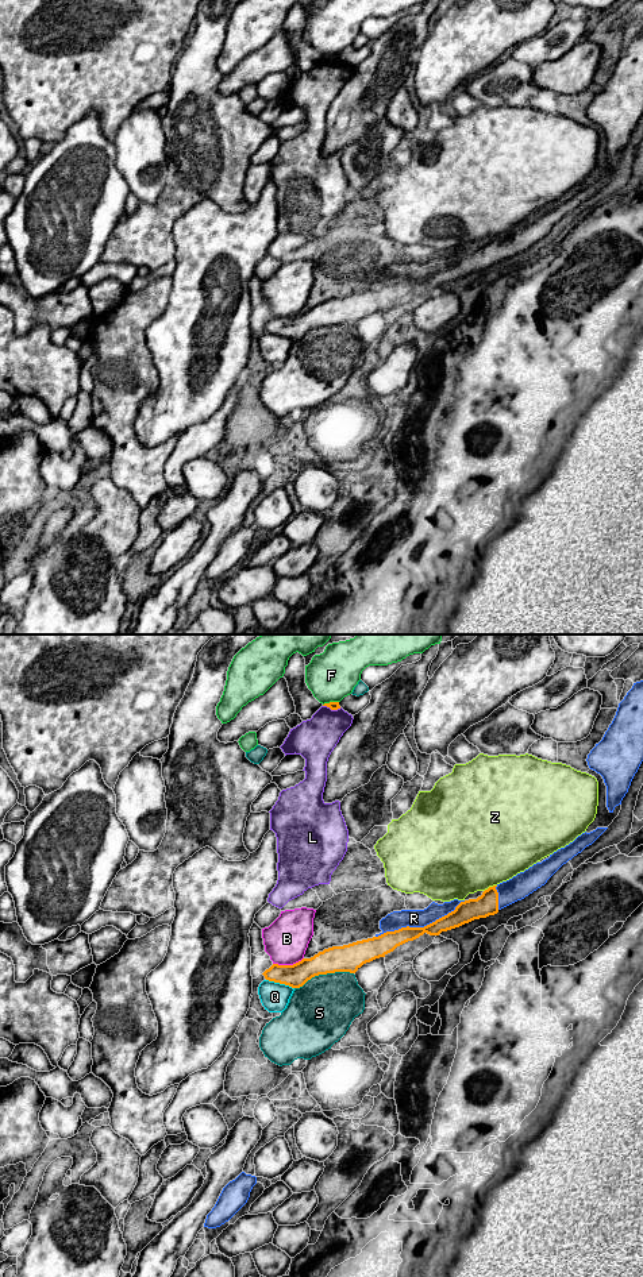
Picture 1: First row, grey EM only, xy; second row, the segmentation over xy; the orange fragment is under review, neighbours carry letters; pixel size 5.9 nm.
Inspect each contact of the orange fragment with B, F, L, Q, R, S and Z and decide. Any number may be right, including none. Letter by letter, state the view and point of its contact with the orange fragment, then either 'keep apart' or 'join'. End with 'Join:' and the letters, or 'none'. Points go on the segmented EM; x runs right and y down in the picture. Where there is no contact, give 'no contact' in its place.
B: xy (288, 965) | keep apart
F: xy (330, 702) | keep apart
L: xy (332, 709) | keep apart
Q: xy (280, 983) | keep apart
R: xy (420, 928) | join
S: xy (323, 973) | keep apart
Z: xy (489, 887) | keep apart
Join: R

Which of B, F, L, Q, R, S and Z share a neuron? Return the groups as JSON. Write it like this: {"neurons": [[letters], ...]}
{"neurons": [["B"], ["F"], ["L"], ["Q"], ["R"], ["S"], ["Z"]]}

